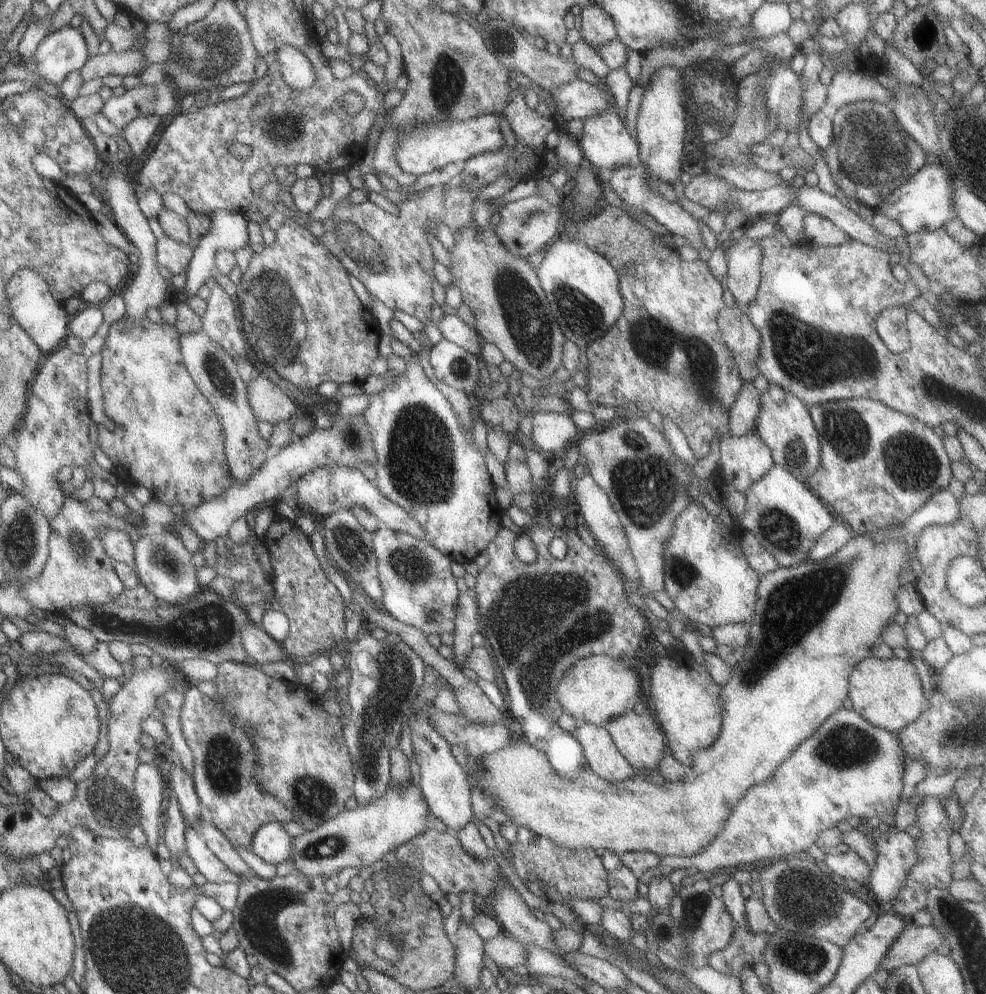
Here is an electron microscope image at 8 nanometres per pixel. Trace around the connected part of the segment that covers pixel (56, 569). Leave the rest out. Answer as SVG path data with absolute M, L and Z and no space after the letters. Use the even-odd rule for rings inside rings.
M73 496L65 497L60 512L51 518L50 553L42 573L21 586L22 595L33 607L63 615L68 609L82 605L102 605L113 601L124 589L100 543L98 531L102 529L130 532L130 525L125 517L115 517L110 511L92 511Z

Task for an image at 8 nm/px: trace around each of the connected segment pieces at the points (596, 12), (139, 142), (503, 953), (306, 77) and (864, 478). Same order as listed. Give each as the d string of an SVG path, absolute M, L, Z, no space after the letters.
M587 5L580 10L579 24L582 41L590 47L603 47L616 38L616 28L609 15L596 5Z
M146 114L131 119L122 128L123 138L136 158L145 152L159 126L161 126L160 116Z
M500 932L497 936L483 941L483 952L497 967L513 968L524 964L526 961L526 950L524 946L509 934Z
M279 45L276 50L279 70L295 89L310 87L314 72L308 56L289 45Z
M861 397L811 405L808 407L808 413L817 431L820 442L820 463L805 479L804 484L824 505L826 505L834 516L837 516L836 519L850 526L855 534L871 533L875 529L899 526L914 510L922 507L934 492L945 489L949 484L949 480L951 480L952 475L949 469L951 461L947 454L945 454L941 438L933 432L930 426L916 421L912 416L891 410L888 406L885 406L879 401Z

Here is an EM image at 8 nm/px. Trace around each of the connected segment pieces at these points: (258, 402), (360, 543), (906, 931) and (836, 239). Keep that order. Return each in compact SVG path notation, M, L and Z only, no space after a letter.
M253 374L253 378L246 386L246 395L251 412L257 421L269 422L274 425L281 421L287 421L291 416L297 416L298 406L277 385L261 375Z
M338 509L323 518L324 550L327 561L333 564L337 571L346 576L347 581L359 592L364 592L377 602L382 597L381 587L377 578L376 558L371 548L372 533L365 530L357 519L347 509Z
M907 925L889 945L880 964L887 972L901 965L914 965L941 944L942 936L932 925Z
M807 213L802 220L802 233L813 245L835 246L849 240L848 236L838 229L830 220L815 213Z

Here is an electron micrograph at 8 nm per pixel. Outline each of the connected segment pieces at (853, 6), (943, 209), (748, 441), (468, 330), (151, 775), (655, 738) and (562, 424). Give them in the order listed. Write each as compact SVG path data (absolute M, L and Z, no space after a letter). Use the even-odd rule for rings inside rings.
M849 3L834 16L841 29L841 36L853 46L858 46L868 35L869 13L861 3Z
M930 159L911 175L903 184L891 191L876 212L881 212L887 218L896 220L905 234L924 233L942 227L948 220L955 217L954 202L952 201L952 176L940 164L929 164Z
M753 431L741 436L723 435L719 438L719 458L716 468L711 474L712 482L719 487L719 482L724 485L728 483L735 491L744 492L756 480L759 480L773 465L769 449Z
M443 315L438 324L433 324L438 328L443 339L451 341L453 344L467 350L469 354L478 357L483 340L474 332L473 328L465 324L462 320L459 320L457 315Z
M155 762L137 765L133 773L132 789L136 796L138 826L153 854L159 842L159 816L161 816L164 787Z
M626 712L609 719L603 726L611 737L615 748L618 748L619 754L627 760L633 769L644 773L656 772L655 768L664 755L663 746L666 746L666 740L658 722L651 717L651 714Z
M543 411L532 414L530 438L535 449L550 459L561 457L580 434L569 414Z

